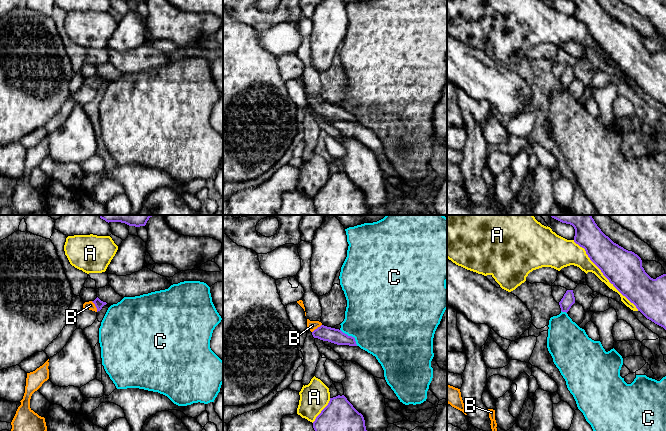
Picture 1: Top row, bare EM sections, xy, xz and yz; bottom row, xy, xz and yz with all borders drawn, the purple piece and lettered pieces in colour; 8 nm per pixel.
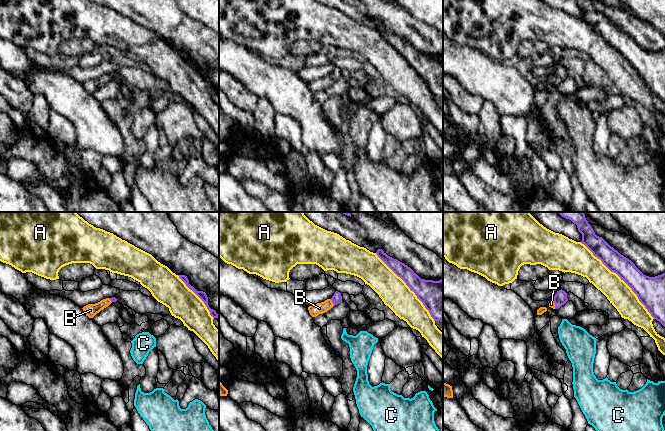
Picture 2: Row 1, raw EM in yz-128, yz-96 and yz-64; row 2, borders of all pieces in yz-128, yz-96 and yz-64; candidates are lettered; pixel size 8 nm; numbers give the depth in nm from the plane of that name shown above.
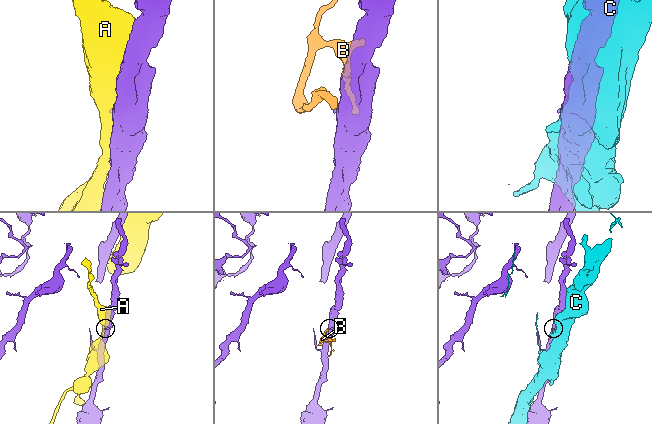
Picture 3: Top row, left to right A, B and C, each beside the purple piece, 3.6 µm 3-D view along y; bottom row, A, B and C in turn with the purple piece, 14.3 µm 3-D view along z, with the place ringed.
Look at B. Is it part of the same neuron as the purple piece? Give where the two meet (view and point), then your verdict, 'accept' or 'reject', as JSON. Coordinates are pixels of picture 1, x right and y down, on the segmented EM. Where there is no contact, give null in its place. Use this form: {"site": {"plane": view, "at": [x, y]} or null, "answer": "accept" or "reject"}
{"site": {"plane": "xy", "at": [95, 305]}, "answer": "accept"}

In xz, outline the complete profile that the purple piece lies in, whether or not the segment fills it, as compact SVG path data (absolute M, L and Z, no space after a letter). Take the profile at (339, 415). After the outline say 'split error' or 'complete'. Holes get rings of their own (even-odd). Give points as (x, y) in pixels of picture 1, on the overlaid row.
M344 395L330 398L328 405L313 422L313 428L315 431L367 431L363 415L353 407Z; complete

